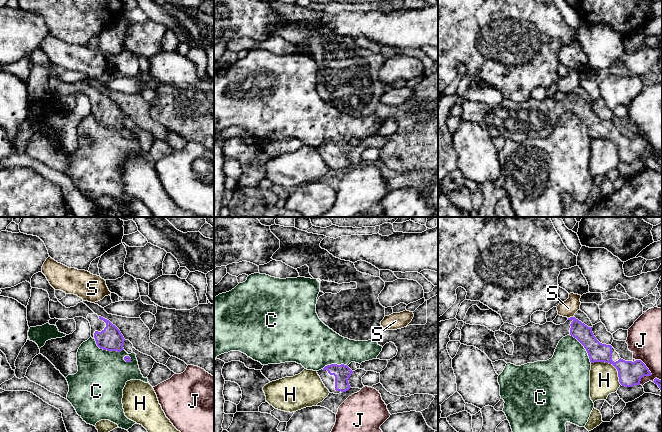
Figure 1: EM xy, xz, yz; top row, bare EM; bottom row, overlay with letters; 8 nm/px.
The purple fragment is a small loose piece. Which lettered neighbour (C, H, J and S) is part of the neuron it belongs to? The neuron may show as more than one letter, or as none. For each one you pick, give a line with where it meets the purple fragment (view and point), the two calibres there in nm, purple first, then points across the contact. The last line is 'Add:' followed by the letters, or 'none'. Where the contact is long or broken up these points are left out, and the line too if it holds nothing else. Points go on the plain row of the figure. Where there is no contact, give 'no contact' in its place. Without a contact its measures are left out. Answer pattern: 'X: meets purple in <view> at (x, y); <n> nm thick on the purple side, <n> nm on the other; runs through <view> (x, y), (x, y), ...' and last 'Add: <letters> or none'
Add: none

